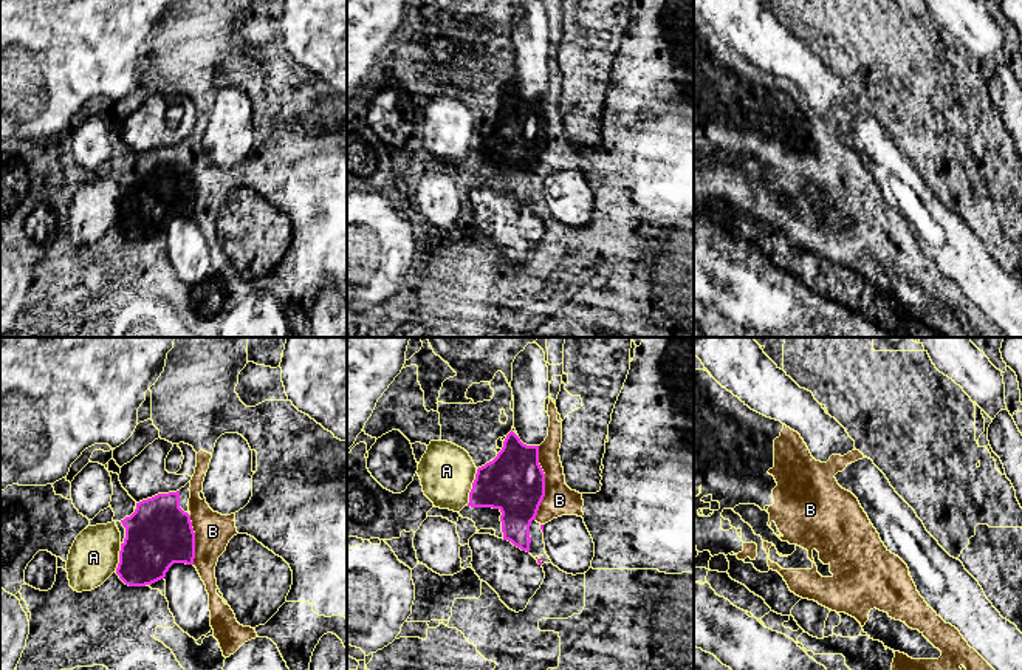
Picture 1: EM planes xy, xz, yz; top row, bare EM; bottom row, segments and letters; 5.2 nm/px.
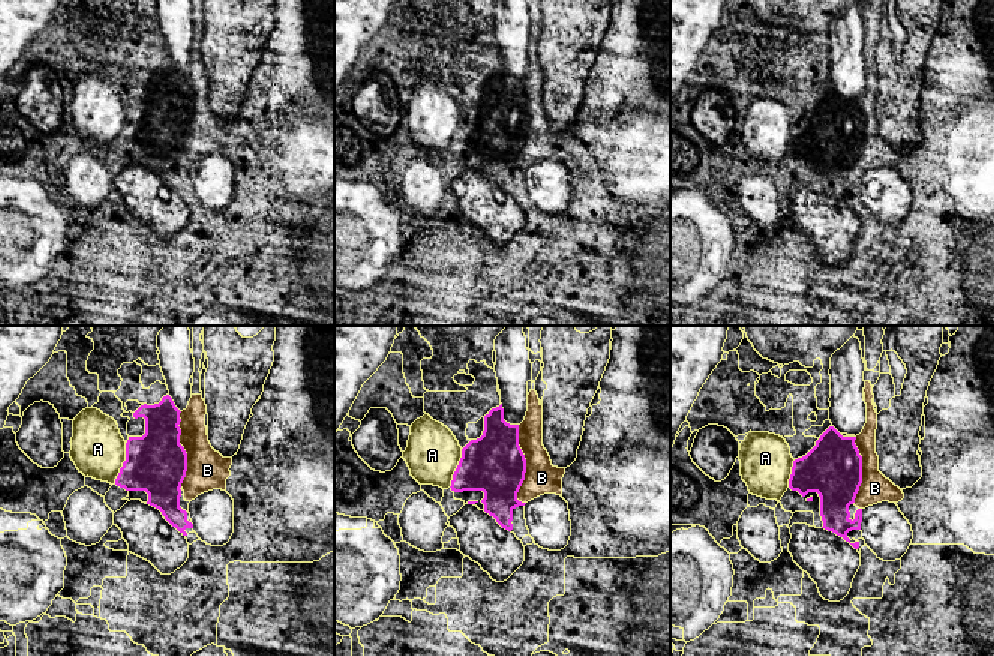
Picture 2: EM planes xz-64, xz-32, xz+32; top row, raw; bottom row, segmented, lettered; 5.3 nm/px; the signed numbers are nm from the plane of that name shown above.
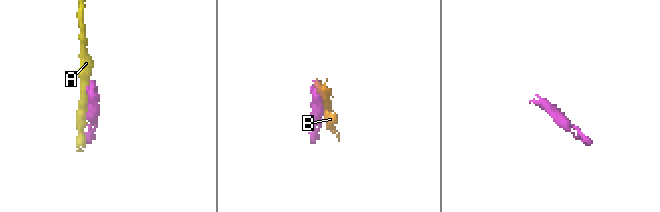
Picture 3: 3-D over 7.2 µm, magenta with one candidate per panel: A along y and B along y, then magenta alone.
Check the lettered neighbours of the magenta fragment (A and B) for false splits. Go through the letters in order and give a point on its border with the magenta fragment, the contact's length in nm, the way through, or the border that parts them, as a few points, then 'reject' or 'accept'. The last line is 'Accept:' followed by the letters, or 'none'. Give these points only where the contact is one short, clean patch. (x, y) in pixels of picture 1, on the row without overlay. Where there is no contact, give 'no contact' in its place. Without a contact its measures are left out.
A: xz (473, 140) | 190 nm | reject
B: xz (544, 136) | 380 nm | accept
Accept: B

